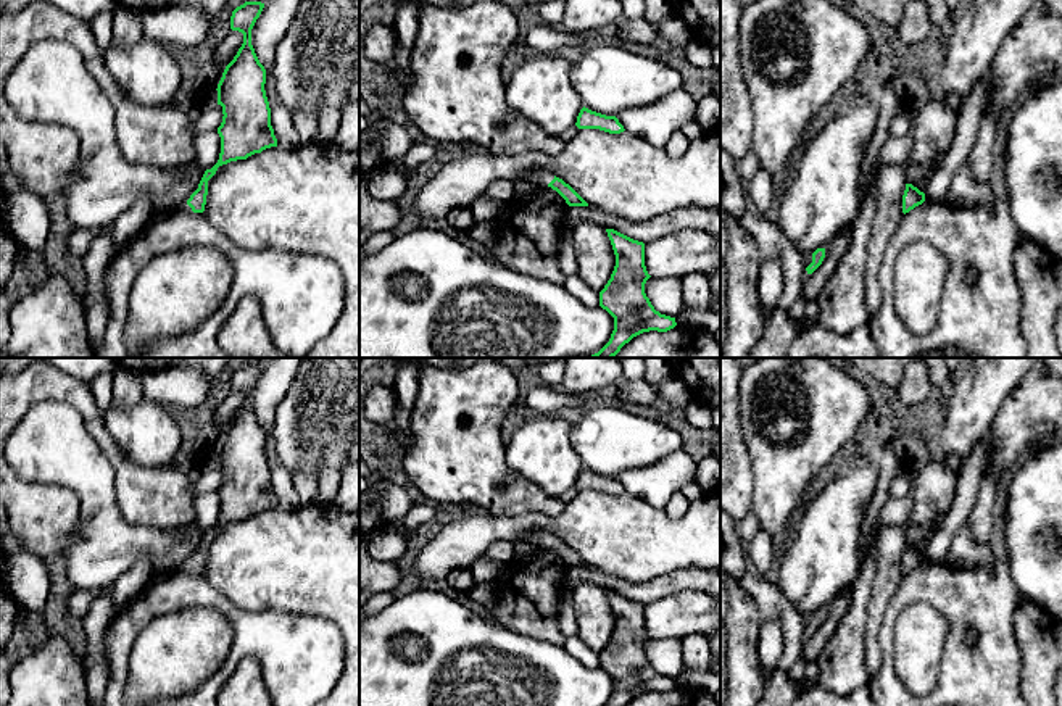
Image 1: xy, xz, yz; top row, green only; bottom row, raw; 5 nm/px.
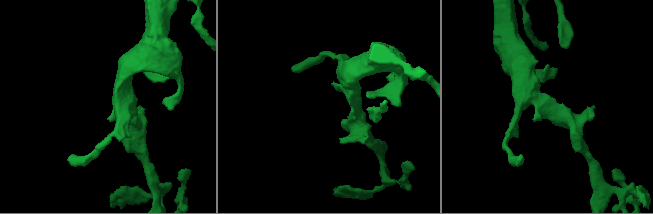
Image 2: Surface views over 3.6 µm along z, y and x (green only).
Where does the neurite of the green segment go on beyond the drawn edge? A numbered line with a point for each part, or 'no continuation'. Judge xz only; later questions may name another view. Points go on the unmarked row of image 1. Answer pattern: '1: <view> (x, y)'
1: xz (540, 537)

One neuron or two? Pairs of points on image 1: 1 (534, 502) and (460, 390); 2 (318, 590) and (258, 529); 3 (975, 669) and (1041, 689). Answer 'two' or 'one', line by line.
1: one
2: one
3: two

